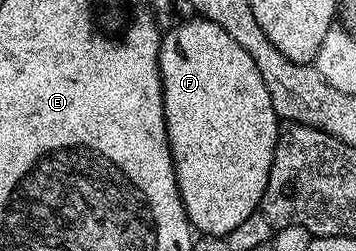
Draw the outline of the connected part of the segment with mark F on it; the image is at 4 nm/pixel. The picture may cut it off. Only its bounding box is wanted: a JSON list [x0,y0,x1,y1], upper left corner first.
[159,16,281,235]

